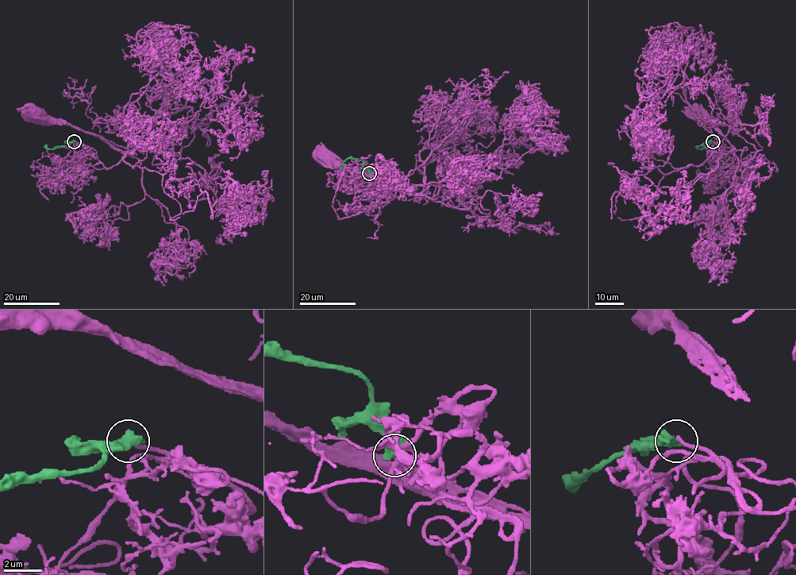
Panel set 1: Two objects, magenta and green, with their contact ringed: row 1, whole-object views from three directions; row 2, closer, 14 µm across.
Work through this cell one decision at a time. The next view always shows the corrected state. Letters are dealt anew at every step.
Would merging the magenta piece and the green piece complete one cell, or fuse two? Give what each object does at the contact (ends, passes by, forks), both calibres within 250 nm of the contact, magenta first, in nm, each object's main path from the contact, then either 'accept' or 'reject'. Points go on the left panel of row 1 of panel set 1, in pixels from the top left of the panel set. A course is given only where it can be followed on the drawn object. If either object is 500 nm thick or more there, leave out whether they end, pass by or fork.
calibres 200 and 650 nm; course magenta (74, 140), (93, 148), (107, 168), (130, 152), (117, 150), (94, 135), (70, 125), (44, 123), (35, 115); course green (74, 141), (55, 148), (44, 146); reject

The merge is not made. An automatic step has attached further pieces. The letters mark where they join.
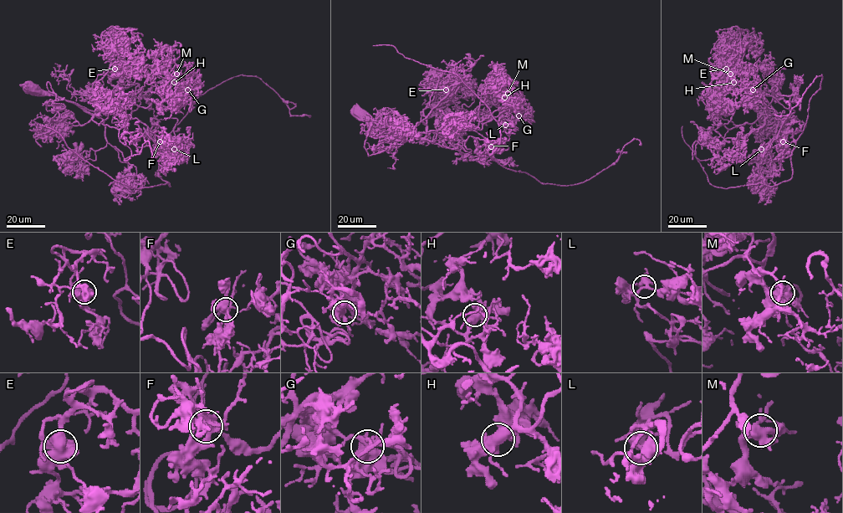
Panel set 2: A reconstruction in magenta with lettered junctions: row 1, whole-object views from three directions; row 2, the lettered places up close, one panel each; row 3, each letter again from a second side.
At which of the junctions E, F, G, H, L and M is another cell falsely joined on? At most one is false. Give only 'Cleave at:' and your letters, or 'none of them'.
Cleave at: F

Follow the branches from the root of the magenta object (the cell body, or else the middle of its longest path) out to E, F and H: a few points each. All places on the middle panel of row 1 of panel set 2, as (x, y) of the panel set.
E: (363, 114), (423, 138), (423, 110), (435, 94), (451, 97), (460, 108), (474, 100), (465, 87), (446, 89)
F: (363, 114), (447, 147), (443, 143), (471, 151), (465, 145), (470, 135), (491, 146)
H: (363, 114), (423, 138), (449, 128), (481, 130), (522, 101), (504, 97)

